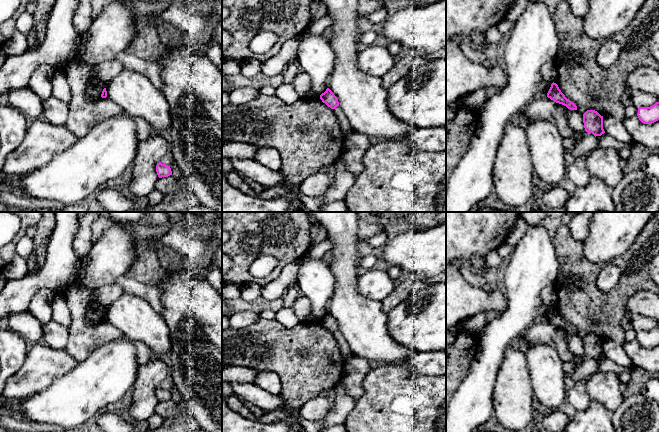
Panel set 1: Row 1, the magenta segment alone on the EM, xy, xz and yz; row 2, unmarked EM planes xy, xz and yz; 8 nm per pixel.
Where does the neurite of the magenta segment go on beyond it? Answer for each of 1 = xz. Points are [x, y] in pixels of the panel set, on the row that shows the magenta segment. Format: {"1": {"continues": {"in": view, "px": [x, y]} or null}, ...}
{"1": {"continues": null}}

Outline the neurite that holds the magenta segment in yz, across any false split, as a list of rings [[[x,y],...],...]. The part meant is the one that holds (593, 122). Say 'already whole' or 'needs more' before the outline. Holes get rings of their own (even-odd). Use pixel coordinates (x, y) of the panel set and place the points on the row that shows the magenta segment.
already whole; [[[587,110],[583,114],[585,131],[592,133],[595,137],[605,133],[603,129],[603,116],[595,110]]]

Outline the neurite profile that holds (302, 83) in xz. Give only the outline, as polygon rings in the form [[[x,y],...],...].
[[[304,71],[299,72],[292,81],[292,86],[300,97],[304,97],[312,90],[312,81],[310,76]]]

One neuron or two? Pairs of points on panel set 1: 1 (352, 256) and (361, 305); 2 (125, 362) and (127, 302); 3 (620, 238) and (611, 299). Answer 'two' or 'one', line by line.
1: one
2: two
3: two

